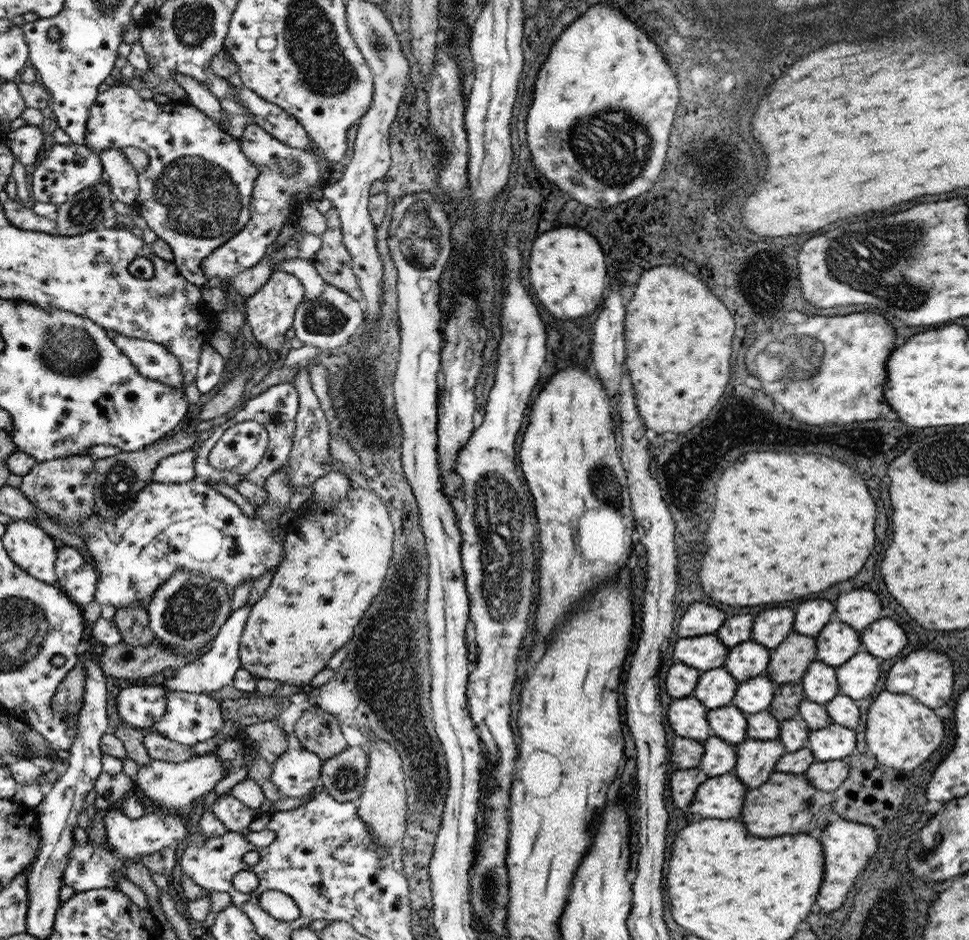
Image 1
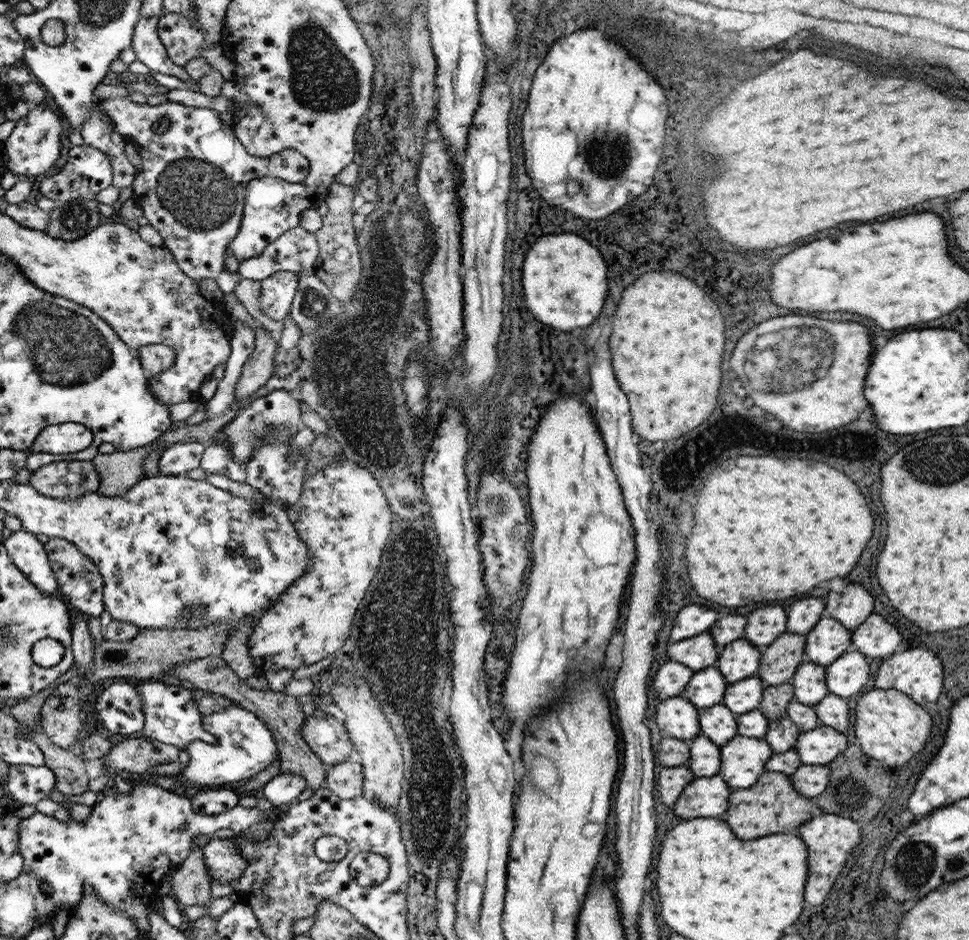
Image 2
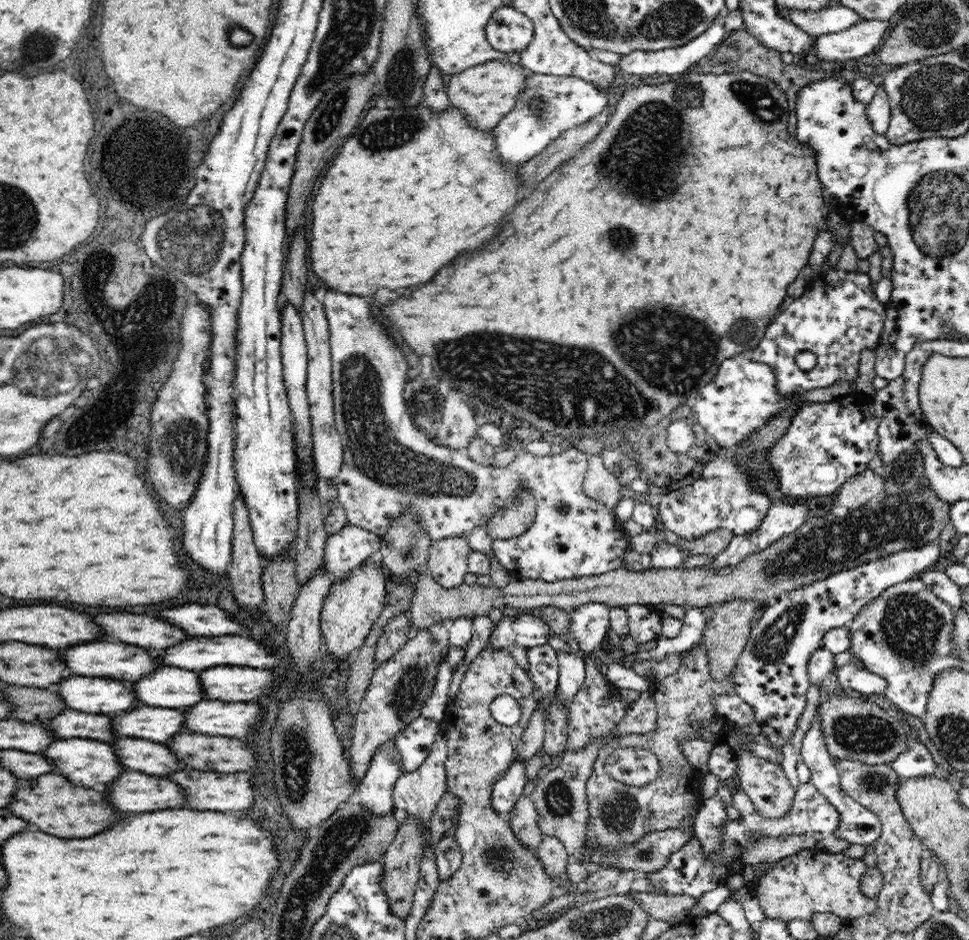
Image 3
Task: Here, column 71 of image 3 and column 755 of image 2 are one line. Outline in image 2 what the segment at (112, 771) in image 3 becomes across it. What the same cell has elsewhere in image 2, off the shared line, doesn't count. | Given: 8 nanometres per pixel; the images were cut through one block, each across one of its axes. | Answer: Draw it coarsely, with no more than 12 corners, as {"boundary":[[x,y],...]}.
{"boundary":[[736,733],[720,746],[730,790],[752,787],[774,756],[766,739]]}

